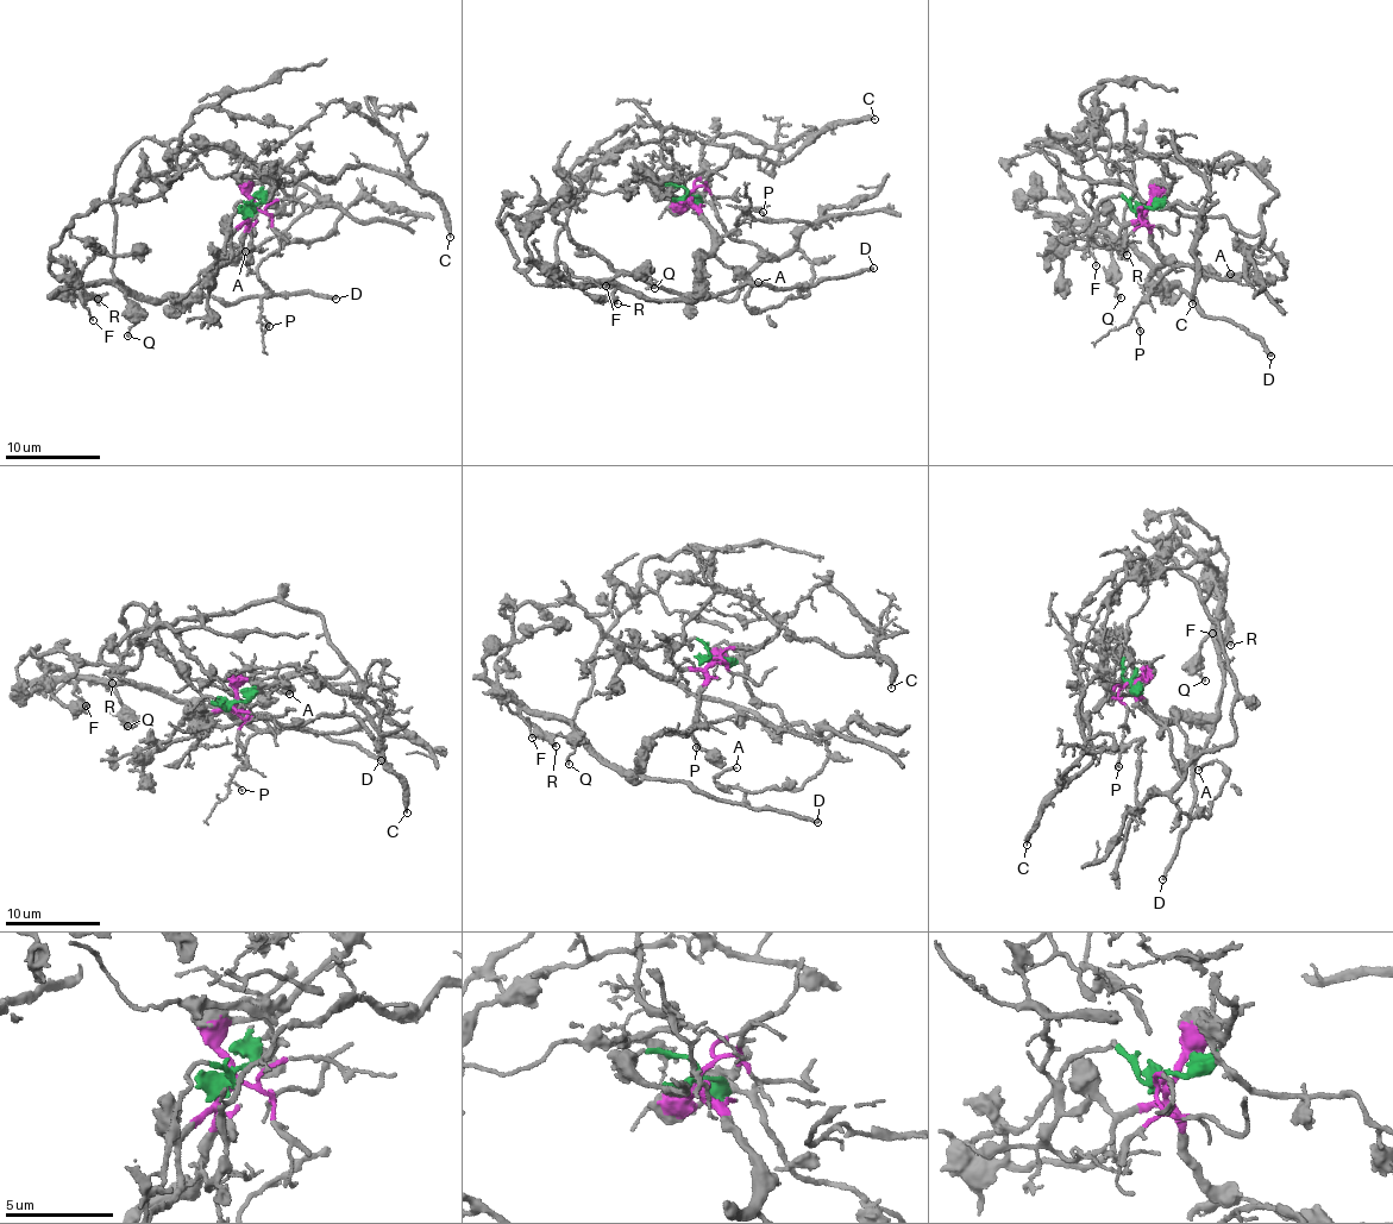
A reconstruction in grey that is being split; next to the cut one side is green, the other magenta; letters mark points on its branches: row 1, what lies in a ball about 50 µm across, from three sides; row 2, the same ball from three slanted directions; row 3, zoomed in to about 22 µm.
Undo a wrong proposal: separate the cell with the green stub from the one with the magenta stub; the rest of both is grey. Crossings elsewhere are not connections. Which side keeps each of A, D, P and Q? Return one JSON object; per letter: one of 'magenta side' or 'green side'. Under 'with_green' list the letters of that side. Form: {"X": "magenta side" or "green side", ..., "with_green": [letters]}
{"A": "green side", "D": "magenta side", "P": "green side", "Q": "magenta side", "with_green": ["A", "P"]}

